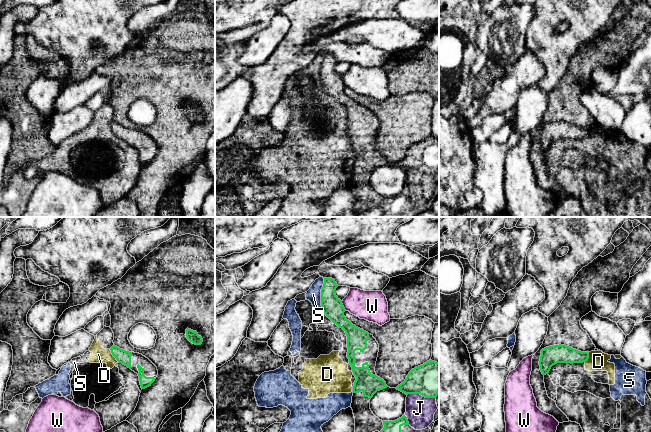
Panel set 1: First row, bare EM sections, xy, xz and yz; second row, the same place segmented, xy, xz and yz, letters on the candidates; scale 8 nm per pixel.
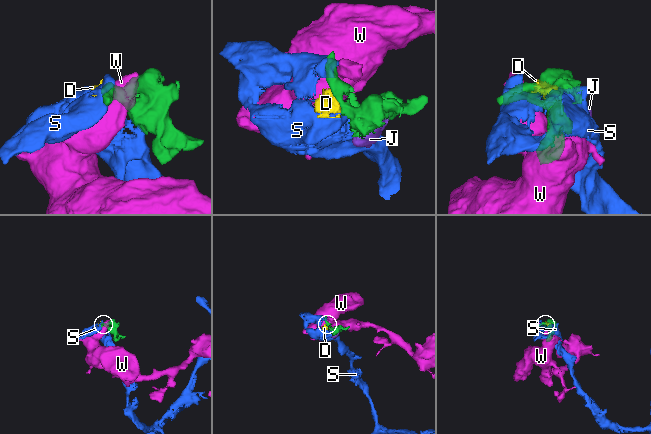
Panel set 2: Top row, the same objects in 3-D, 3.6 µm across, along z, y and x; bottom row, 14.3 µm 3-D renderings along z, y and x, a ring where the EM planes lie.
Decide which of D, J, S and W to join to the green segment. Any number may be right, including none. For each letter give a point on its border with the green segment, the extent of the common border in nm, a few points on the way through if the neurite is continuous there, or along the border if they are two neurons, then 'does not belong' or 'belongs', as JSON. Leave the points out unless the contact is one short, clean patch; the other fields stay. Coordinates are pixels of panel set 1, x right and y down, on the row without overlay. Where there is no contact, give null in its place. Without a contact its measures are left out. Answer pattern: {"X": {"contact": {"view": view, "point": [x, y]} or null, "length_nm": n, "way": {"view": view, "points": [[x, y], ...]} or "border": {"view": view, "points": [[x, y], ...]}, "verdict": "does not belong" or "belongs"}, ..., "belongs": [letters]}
{"D": {"contact": {"view": "xy", "point": [113, 131]}, "length_nm": 140, "border": {"view": "xy", "points": [[109, 125], [119, 138]]}, "verdict": "does not belong"}, "J": {"contact": {"view": "xz", "point": [421, 170]}, "length_nm": 240, "verdict": "belongs"}, "S": {"contact": {"view": "xz", "point": [321, 70]}, "length_nm": 260, "verdict": "does not belong"}, "W": {"contact": {"view": "xz", "point": [342, 81]}, "length_nm": 80, "border": {"view": "xz", "points": [[341, 77], [345, 85]]}, "verdict": "does not belong"}, "belongs": ["J"]}

